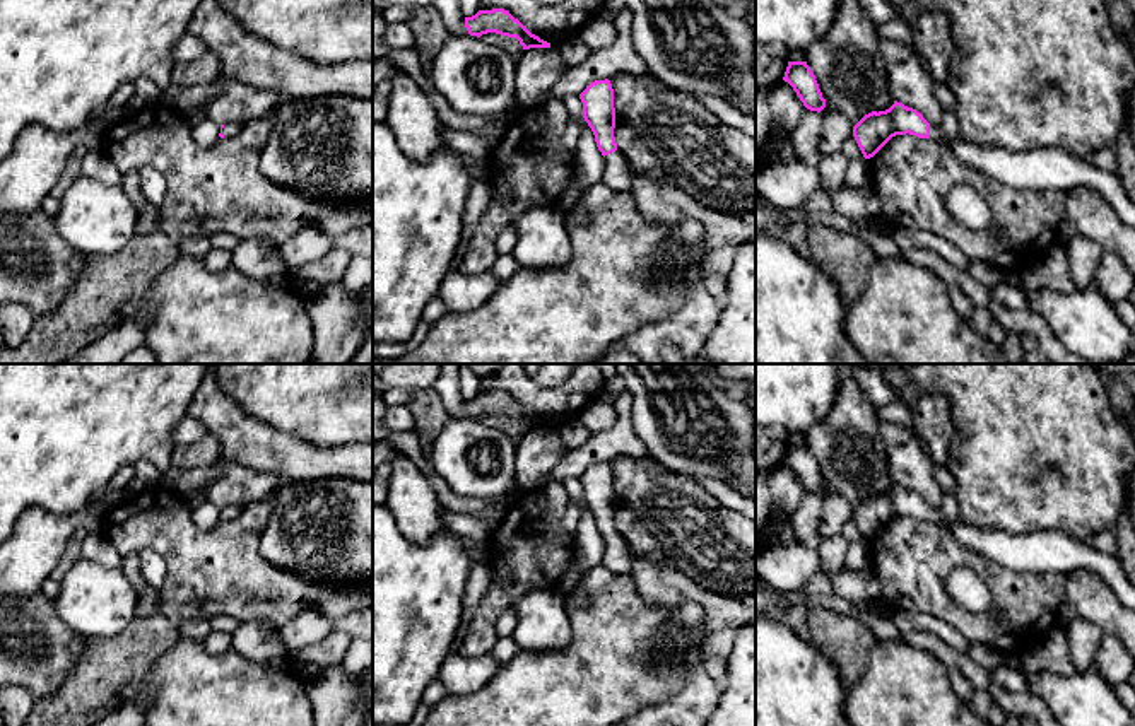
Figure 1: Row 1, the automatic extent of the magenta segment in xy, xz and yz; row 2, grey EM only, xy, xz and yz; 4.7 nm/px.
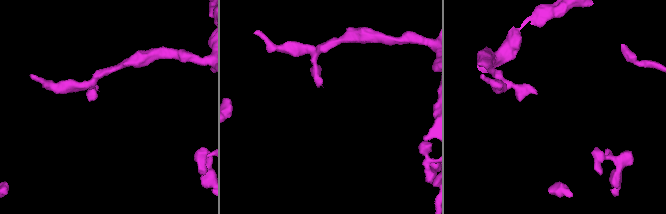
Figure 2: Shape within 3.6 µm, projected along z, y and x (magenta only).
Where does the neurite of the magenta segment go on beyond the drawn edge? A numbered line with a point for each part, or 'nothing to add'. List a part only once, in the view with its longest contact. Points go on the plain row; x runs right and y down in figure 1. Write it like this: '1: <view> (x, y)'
1: xy (229, 513)

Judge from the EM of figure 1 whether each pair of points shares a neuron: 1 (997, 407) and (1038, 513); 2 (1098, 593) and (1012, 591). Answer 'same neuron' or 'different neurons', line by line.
1: same neuron
2: different neurons

